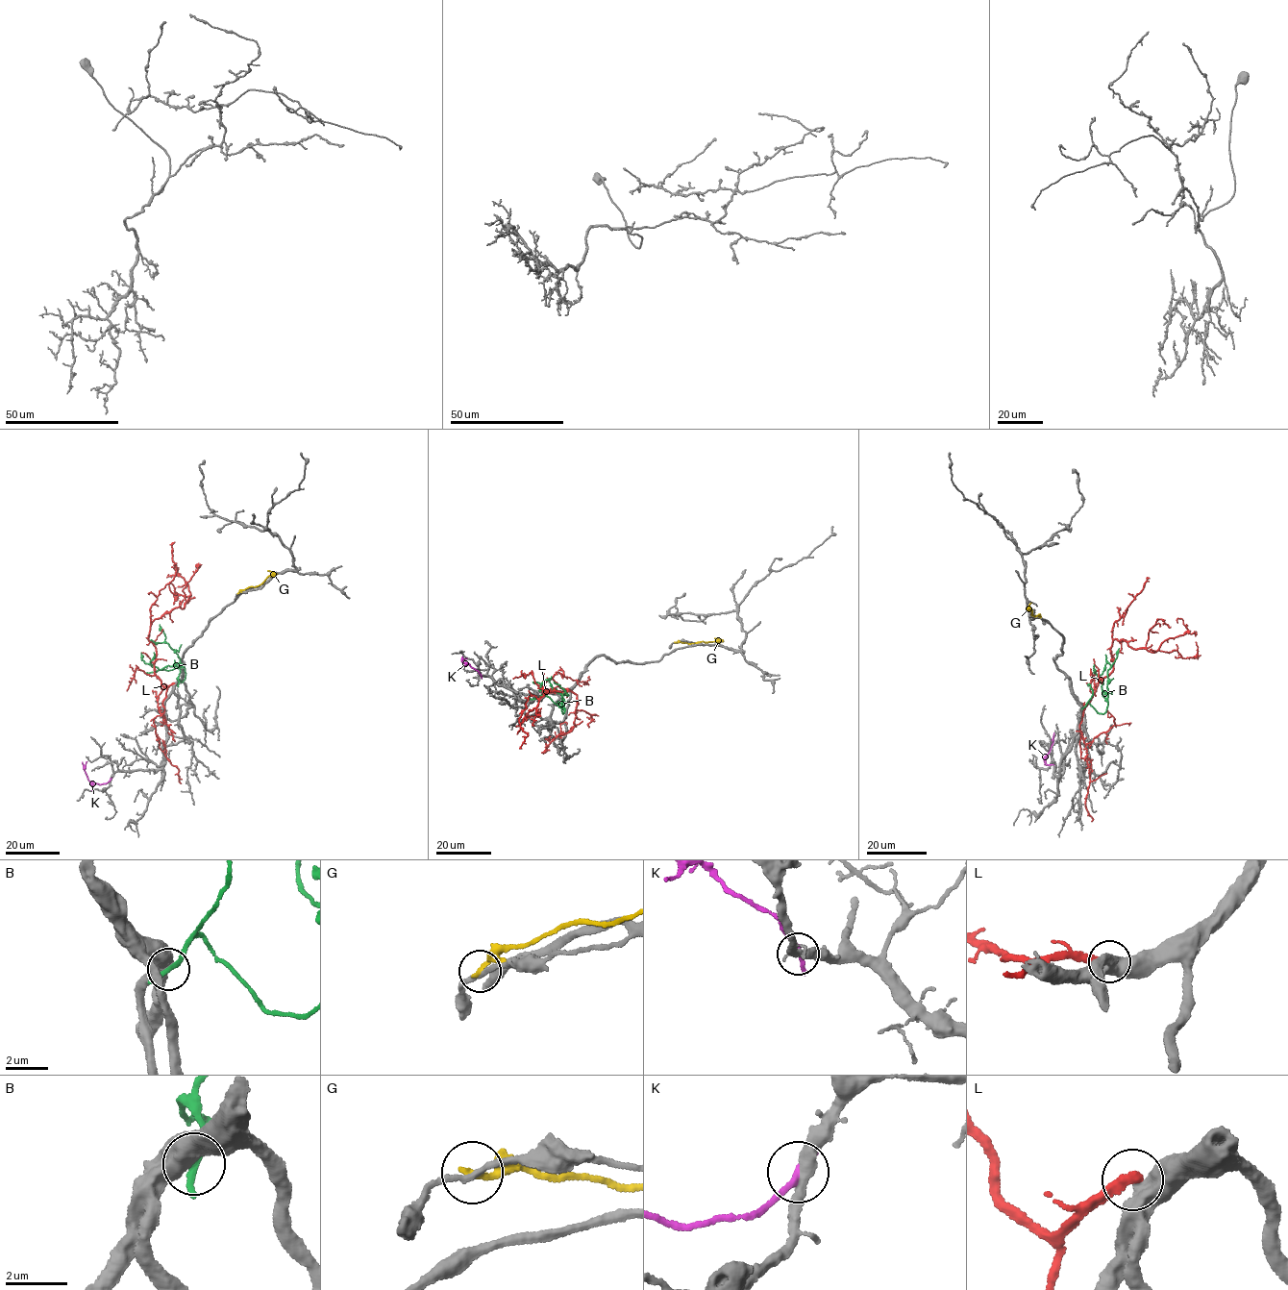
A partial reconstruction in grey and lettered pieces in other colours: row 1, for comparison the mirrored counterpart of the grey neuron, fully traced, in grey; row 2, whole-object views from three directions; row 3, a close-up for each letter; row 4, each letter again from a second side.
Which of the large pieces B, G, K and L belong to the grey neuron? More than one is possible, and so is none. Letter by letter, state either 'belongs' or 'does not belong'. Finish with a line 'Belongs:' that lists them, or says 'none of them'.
B: does not belong
G: does not belong
K: does not belong
L: does not belong
Belongs: none of them

